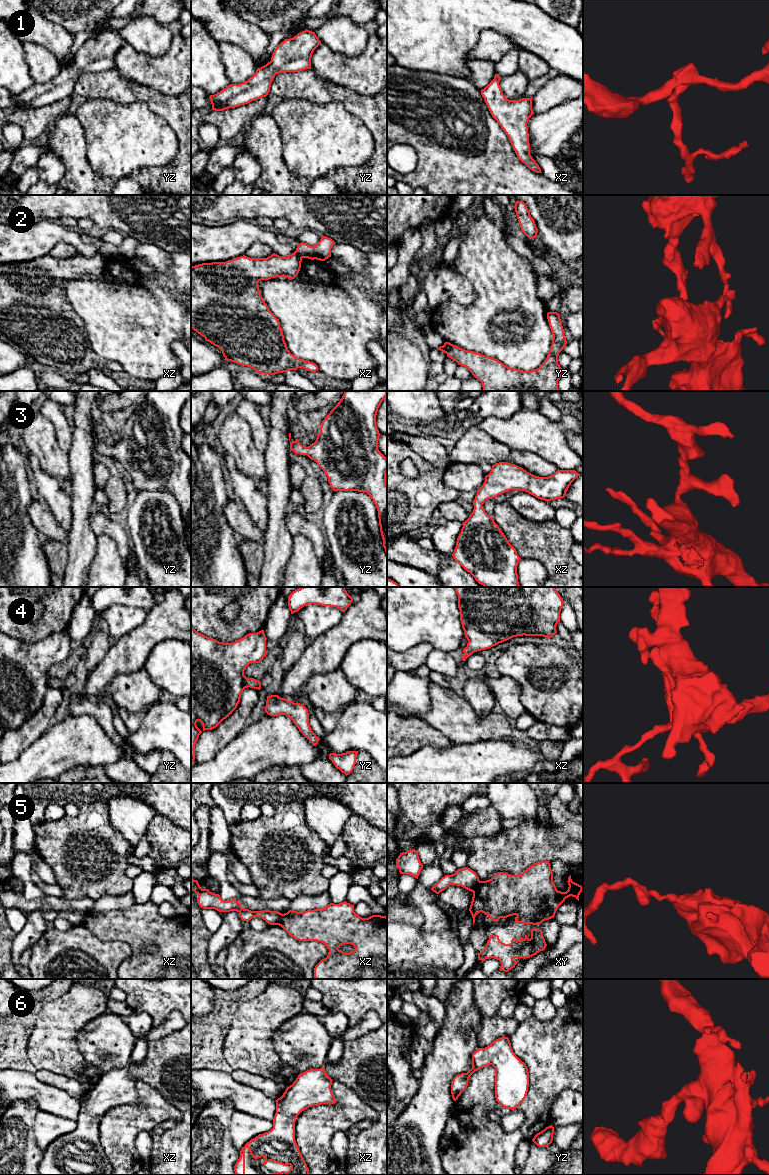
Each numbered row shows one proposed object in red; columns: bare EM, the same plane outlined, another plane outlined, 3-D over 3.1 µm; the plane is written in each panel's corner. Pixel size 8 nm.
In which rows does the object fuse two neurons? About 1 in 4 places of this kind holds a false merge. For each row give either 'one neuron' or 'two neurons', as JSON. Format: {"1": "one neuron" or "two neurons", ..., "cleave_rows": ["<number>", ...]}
{"1": "one neuron", "2": "two neurons", "3": "one neuron", "4": "one neuron", "5": "two neurons", "6": "one neuron", "cleave_rows": ["2", "5"]}

